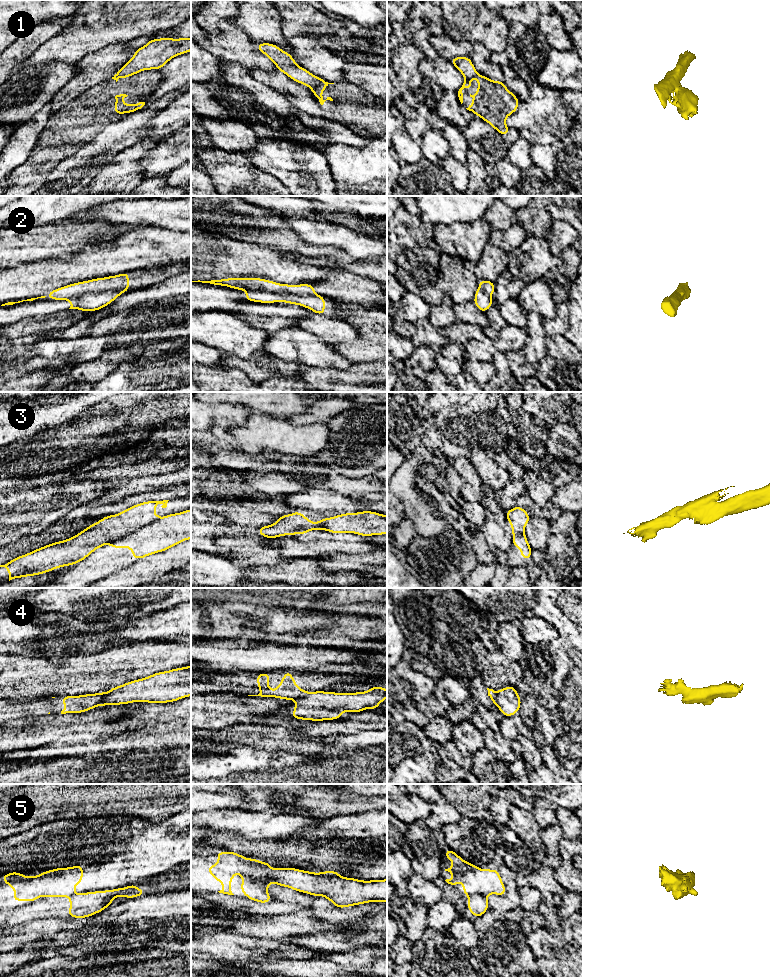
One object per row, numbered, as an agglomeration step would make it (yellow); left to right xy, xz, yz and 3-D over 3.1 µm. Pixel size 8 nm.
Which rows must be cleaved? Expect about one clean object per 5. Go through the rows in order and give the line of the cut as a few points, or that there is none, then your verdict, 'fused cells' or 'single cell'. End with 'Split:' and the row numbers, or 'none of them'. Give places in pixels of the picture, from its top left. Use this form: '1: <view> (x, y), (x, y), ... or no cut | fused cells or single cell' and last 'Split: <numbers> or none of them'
1: xz (327, 82), (321, 86), (310, 87) | fused cells
2: no cut | single cell
3: xy (156, 519), (110, 543) | fused cells
4: xy (105, 693), (104, 700), (100, 705) | fused cells
5: yz (473, 894), (482, 894), (485, 897) | fused cells
Split: 1, 3, 4, 5

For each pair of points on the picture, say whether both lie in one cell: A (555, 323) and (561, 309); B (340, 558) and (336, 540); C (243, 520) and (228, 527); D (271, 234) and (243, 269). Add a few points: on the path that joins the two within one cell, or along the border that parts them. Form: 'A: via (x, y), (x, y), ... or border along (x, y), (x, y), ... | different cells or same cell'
A: via (558, 320), (561, 317), (561, 312) | same cell
B: border along (363, 553), (334, 553), (317, 556) | different cells
C: border along (234, 523), (240, 524), (247, 530), (245, 535) | different cells
D: border along (239, 240), (272, 246), (285, 251) | different cells

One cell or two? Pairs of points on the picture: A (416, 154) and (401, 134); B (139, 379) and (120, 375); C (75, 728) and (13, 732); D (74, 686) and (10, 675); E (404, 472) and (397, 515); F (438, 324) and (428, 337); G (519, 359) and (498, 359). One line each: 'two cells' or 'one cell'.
A: one cell
B: one cell
C: one cell
D: one cell
E: two cells
F: two cells
G: two cells

